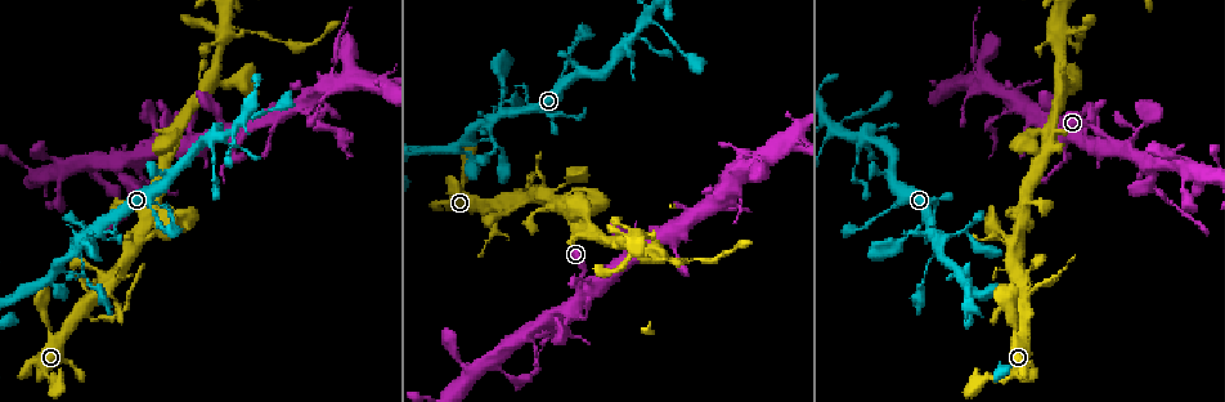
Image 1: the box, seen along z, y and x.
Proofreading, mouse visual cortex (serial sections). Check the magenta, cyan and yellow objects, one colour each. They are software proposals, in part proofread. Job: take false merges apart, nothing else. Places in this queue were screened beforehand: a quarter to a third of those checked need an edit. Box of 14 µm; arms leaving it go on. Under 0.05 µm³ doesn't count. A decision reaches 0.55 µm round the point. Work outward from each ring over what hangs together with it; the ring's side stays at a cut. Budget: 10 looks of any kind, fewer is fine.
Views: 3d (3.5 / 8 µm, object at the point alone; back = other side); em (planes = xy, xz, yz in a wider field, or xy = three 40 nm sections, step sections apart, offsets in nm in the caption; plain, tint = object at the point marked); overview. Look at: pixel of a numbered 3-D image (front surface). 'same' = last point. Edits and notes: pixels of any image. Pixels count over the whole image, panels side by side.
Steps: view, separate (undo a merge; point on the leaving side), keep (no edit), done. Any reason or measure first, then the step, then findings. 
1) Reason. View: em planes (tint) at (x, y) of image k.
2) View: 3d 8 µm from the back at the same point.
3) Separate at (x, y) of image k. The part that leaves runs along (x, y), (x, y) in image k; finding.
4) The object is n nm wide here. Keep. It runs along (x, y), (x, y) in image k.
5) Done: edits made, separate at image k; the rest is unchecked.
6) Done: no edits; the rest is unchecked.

Looks like a crossing. View: 3d 3.5 µm from the back at (1022, 310) of image 1.

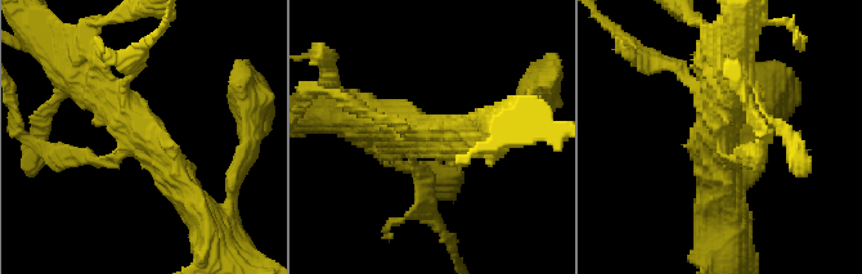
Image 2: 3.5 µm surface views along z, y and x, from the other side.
4 arms meet here; the arms are 150, 150, 400, 450 nm wide; now the EM. View: em xy step 5 (tint) at (721, 133) of image 2.

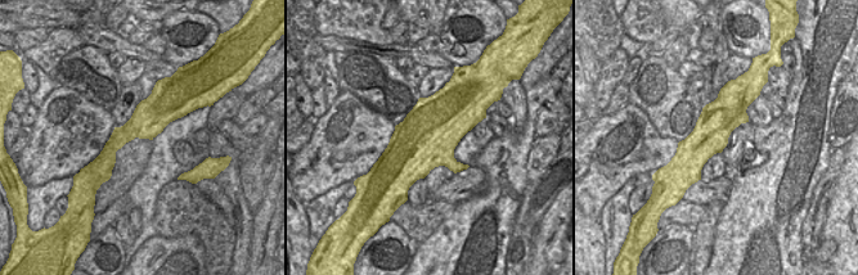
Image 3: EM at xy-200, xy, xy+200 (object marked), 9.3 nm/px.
View: em xy step 3 (tint) at the same point.

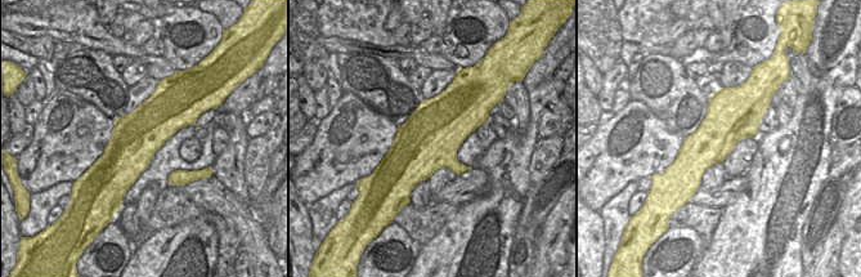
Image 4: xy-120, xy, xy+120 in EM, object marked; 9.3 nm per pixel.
Separate at (72, 152) of image 2. The part that leaves runs along (117, 156), (46, 156), (35, 147) in image 2; a second cell is stuck on.

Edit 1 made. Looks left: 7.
Redraw. View: overview.

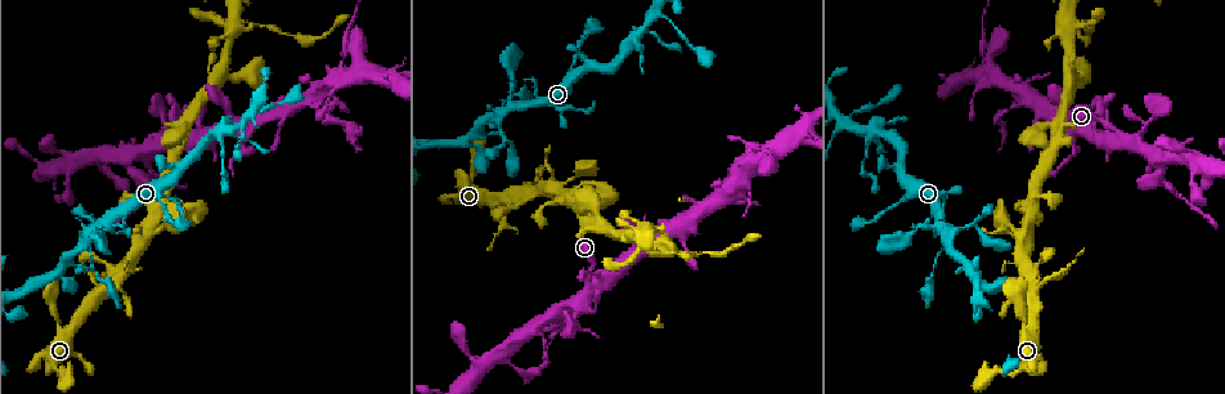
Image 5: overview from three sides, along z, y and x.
Thick turns thin. View: 3d 8 µm from the back at (145, 178) of image 5.

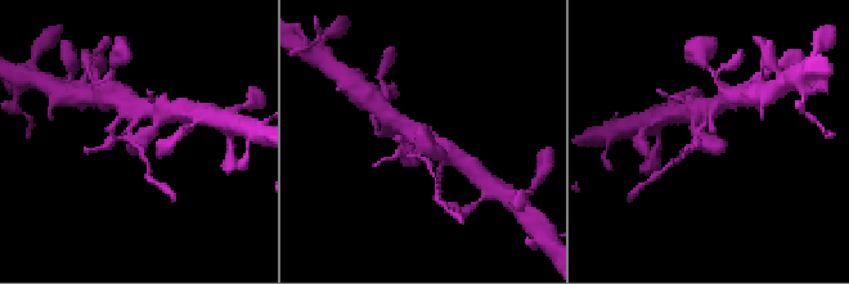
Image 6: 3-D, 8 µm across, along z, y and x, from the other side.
Closer look. View: 3d 3.5 µm at (135, 142) of image 6.

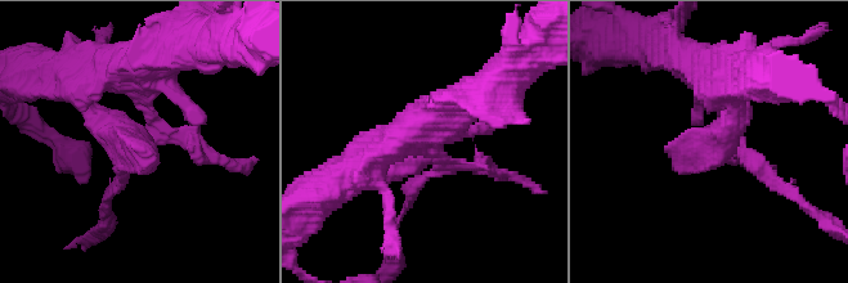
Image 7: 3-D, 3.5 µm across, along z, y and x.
View: em xy step 2 (tint) at (720, 145) of image 7.

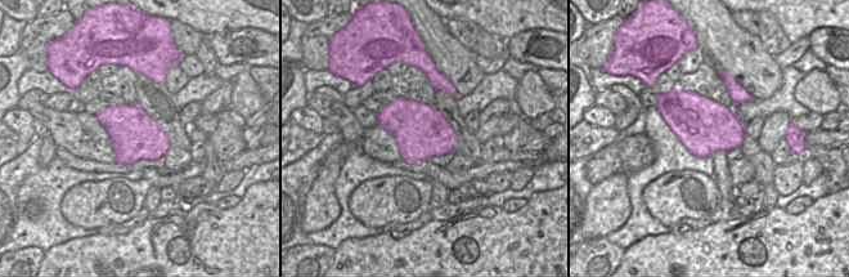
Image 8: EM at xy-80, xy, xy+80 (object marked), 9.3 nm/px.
Separate at (771, 169) of image 7. The part that leaves runs along (741, 151), (830, 227) in image 7; two cells meet here.

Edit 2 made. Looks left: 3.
View: overview.

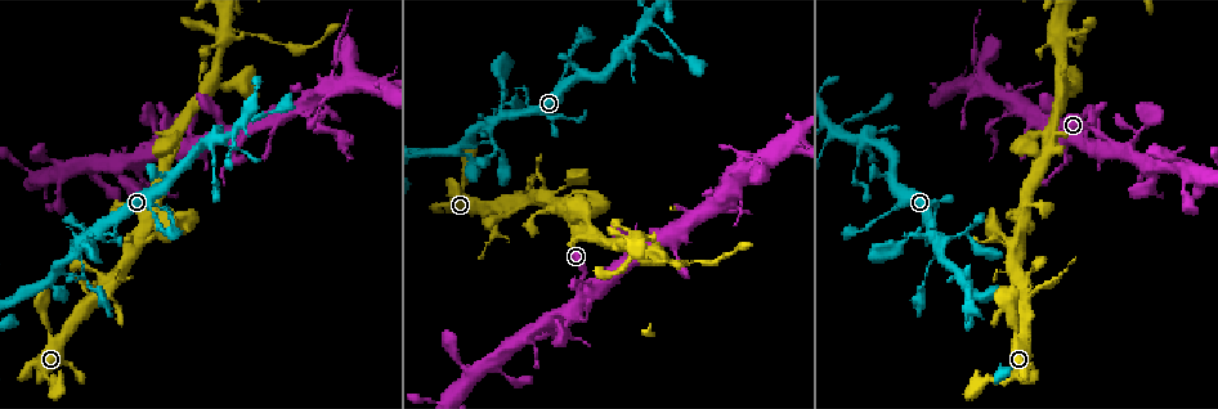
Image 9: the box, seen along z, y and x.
Thick turns thin. View: 3d 3.5 µm at (1074, 30) of image 9.

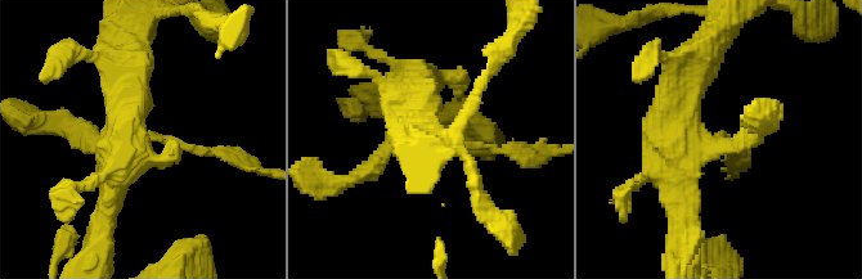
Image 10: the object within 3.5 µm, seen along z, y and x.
Separate at (202, 151) of image 10. The part that leaves runs along (158, 136), (233, 152), (265, 172) in image 10; two cells meet here.

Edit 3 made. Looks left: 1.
Done: edits made, separate at image 2, separate at image 7, separate at image 10; the rest is unchecked.

